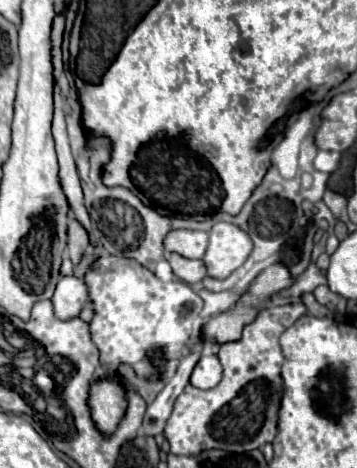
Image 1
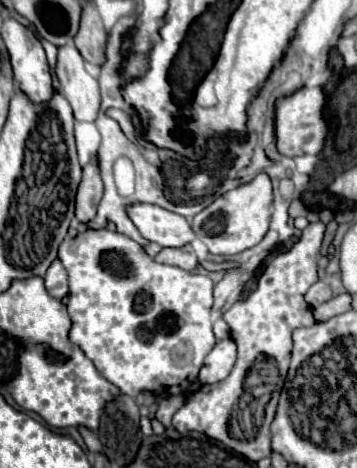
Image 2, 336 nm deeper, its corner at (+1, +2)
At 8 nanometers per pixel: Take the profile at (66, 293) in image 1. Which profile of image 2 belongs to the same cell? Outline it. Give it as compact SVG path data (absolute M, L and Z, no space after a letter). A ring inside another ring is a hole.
M61 260L53 262L53 266L47 270L45 288L57 300L63 300L69 294L69 276L67 276L67 270L61 264Z

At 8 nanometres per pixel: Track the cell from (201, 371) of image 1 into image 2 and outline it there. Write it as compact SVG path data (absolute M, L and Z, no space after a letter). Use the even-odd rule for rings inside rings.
M231 338L219 340L213 350L205 356L205 364L199 372L199 382L201 384L215 384L221 382L223 378L229 376L233 364L237 358L237 348Z

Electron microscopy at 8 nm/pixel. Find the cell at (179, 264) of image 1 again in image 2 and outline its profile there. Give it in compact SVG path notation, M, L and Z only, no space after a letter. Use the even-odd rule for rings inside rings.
M163 248L157 256L155 256L155 262L161 262L161 264L169 264L169 266L177 266L177 268L183 268L183 270L195 270L199 260L195 256L193 250L189 248Z

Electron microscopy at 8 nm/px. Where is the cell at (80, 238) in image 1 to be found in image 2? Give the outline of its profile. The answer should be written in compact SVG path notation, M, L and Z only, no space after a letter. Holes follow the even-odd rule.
M91 160L83 168L83 180L81 180L79 190L77 190L75 216L77 216L79 222L87 224L87 222L91 222L95 218L101 196L103 196L103 182L101 182L99 168L97 168L95 160Z

